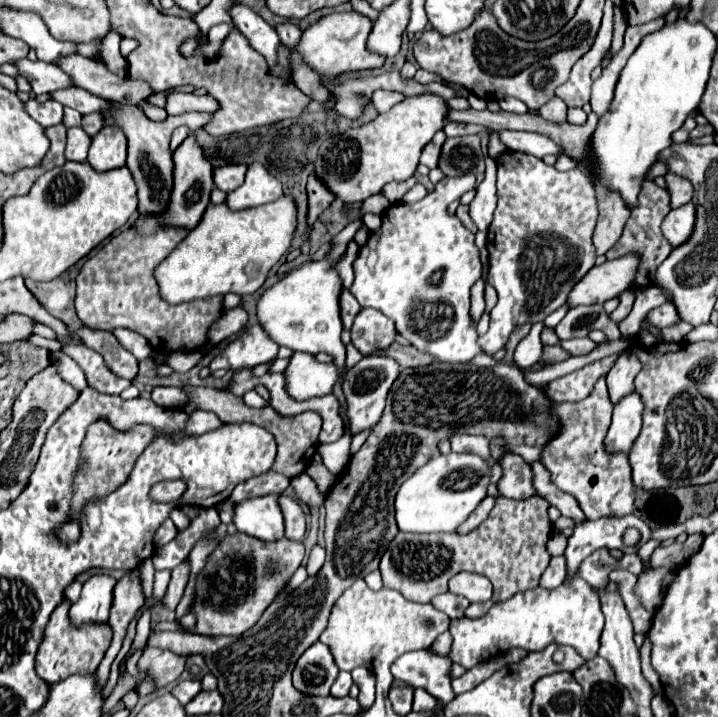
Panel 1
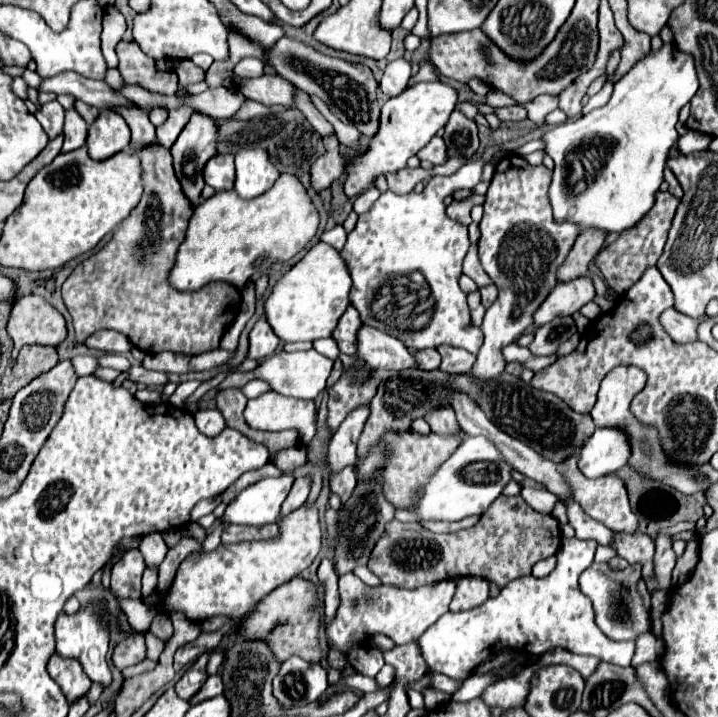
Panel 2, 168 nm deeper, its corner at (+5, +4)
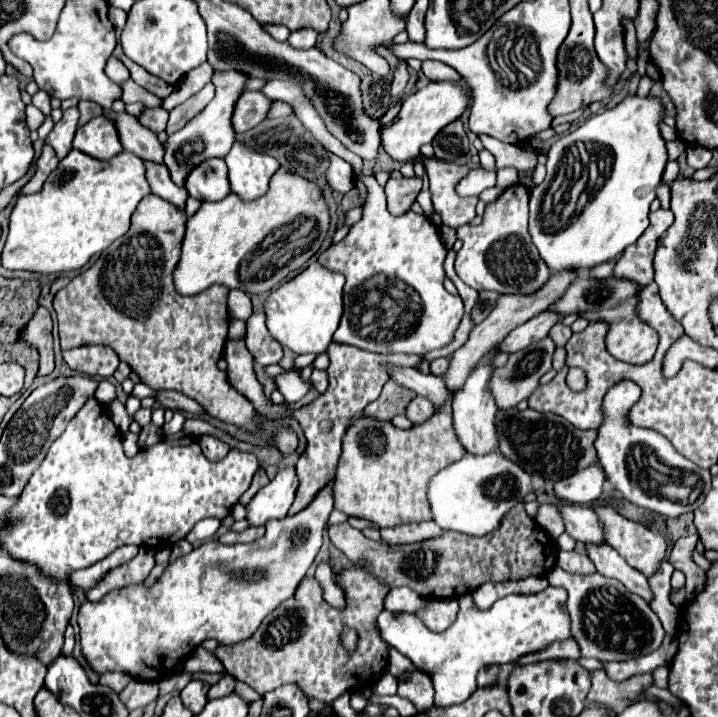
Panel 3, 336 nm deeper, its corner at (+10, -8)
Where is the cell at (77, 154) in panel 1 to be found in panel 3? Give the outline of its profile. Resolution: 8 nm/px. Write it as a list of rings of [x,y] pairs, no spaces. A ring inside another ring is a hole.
[[[72,106],[72,108],[64,110],[62,120],[56,122],[54,130],[48,134],[46,144],[50,144],[56,150],[58,158],[64,158],[66,152],[70,152],[72,140],[76,134],[76,126],[78,126],[78,108]]]

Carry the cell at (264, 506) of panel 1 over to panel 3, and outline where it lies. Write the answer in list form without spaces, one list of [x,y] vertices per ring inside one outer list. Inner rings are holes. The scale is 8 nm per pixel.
[[[288,466],[282,468],[268,486],[264,486],[254,500],[246,506],[248,508],[248,522],[250,526],[264,526],[268,520],[284,518],[294,502],[298,488],[296,468]]]

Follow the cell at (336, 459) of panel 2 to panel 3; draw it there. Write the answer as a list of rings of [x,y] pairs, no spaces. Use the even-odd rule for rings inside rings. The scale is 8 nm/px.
[[[328,484],[324,488],[322,494],[316,496],[316,500],[306,506],[302,512],[298,512],[296,516],[286,516],[282,520],[270,520],[266,524],[266,534],[260,538],[260,540],[254,540],[254,542],[248,542],[248,544],[234,544],[234,546],[224,546],[220,544],[218,540],[208,540],[204,544],[200,544],[198,548],[194,548],[190,554],[184,554],[180,558],[176,558],[174,562],[170,562],[170,566],[162,572],[162,576],[152,584],[152,586],[146,586],[144,582],[142,584],[130,584],[130,588],[120,588],[120,590],[112,590],[108,592],[100,602],[84,602],[80,606],[80,612],[78,612],[78,626],[80,626],[80,646],[82,646],[82,654],[84,658],[88,660],[90,668],[102,676],[104,672],[124,672],[136,680],[146,680],[146,682],[160,682],[164,678],[168,678],[170,674],[176,672],[176,664],[186,660],[204,640],[218,640],[220,644],[238,644],[242,640],[248,640],[260,626],[260,622],[264,620],[264,616],[268,616],[280,602],[288,600],[294,592],[296,592],[296,586],[302,582],[302,578],[306,576],[310,564],[314,562],[320,546],[322,546],[322,530],[326,526],[326,520],[330,516],[334,508],[334,500],[332,500],[332,484]]]

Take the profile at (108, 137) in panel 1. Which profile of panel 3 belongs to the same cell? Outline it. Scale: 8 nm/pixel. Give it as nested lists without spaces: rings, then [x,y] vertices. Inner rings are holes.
[[[96,116],[84,126],[80,126],[76,130],[72,148],[98,160],[110,160],[114,154],[124,150],[118,140],[114,120],[110,120],[108,116]]]

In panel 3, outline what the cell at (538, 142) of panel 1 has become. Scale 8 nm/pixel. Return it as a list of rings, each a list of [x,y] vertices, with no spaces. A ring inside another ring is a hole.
[[[630,96],[616,108],[592,116],[584,126],[562,136],[550,146],[546,154],[546,178],[540,186],[530,190],[528,232],[552,274],[564,270],[592,270],[598,264],[610,262],[618,258],[626,246],[634,244],[648,228],[648,208],[656,198],[656,188],[668,162],[666,142],[658,128],[662,118],[664,106],[660,100]],[[568,160],[582,160],[582,170],[588,176],[598,178],[594,186],[598,190],[584,210],[580,214],[574,212],[564,224],[560,222],[560,204],[552,204],[548,212],[544,212],[542,206],[554,176]]]

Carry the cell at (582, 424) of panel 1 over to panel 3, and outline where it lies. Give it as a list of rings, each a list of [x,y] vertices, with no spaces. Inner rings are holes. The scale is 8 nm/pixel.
[[[606,506],[594,508],[602,524],[606,524],[606,542],[638,572],[652,576],[666,558],[666,540],[644,524],[622,518]]]

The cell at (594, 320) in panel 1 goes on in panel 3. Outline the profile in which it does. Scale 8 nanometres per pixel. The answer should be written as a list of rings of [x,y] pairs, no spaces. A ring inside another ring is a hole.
[[[546,336],[534,344],[530,344],[528,348],[524,348],[522,352],[510,354],[508,362],[502,368],[496,368],[492,372],[492,378],[488,382],[488,388],[494,396],[496,408],[498,410],[510,410],[516,408],[522,400],[528,400],[532,396],[532,392],[538,388],[538,380],[552,368],[552,354],[554,354],[554,342]]]

